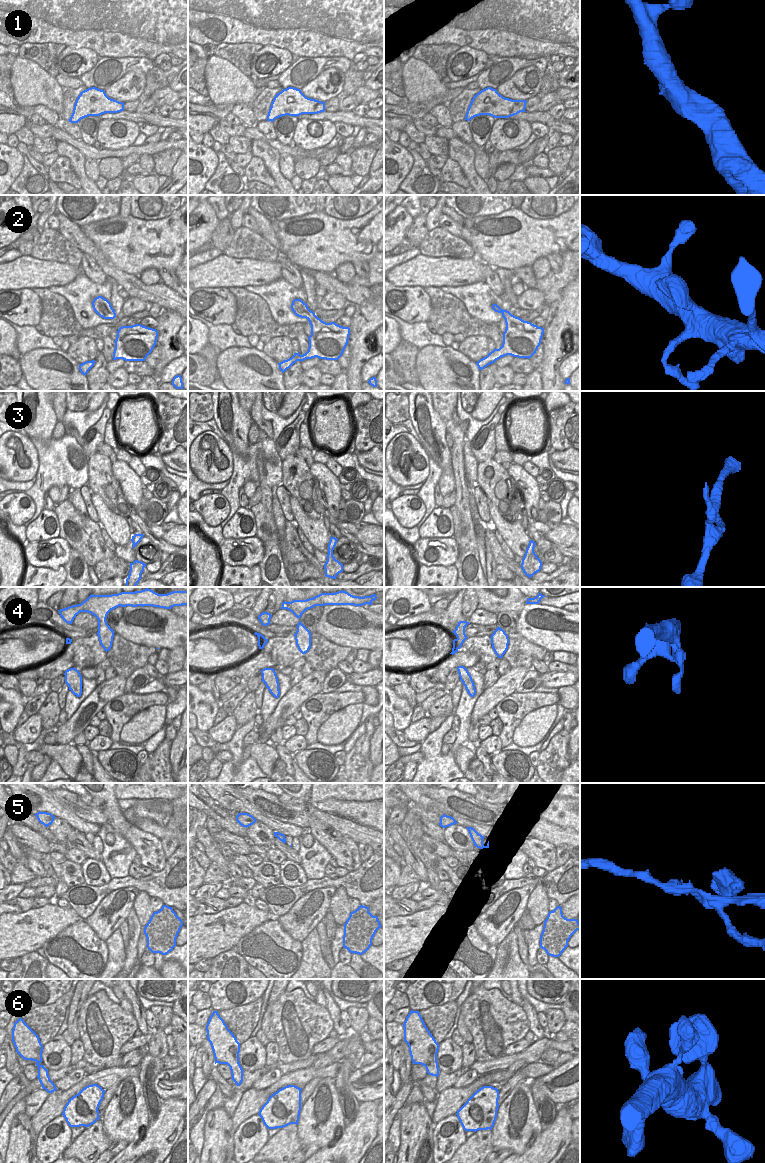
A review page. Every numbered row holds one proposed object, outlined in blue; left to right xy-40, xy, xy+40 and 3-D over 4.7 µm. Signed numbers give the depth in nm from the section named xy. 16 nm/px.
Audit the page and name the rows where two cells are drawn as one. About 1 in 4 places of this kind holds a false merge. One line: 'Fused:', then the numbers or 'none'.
Fused: 5

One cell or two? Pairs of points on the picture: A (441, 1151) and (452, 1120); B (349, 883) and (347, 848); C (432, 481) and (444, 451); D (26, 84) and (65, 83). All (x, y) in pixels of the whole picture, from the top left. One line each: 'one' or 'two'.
A: one
B: two
C: two
D: two

